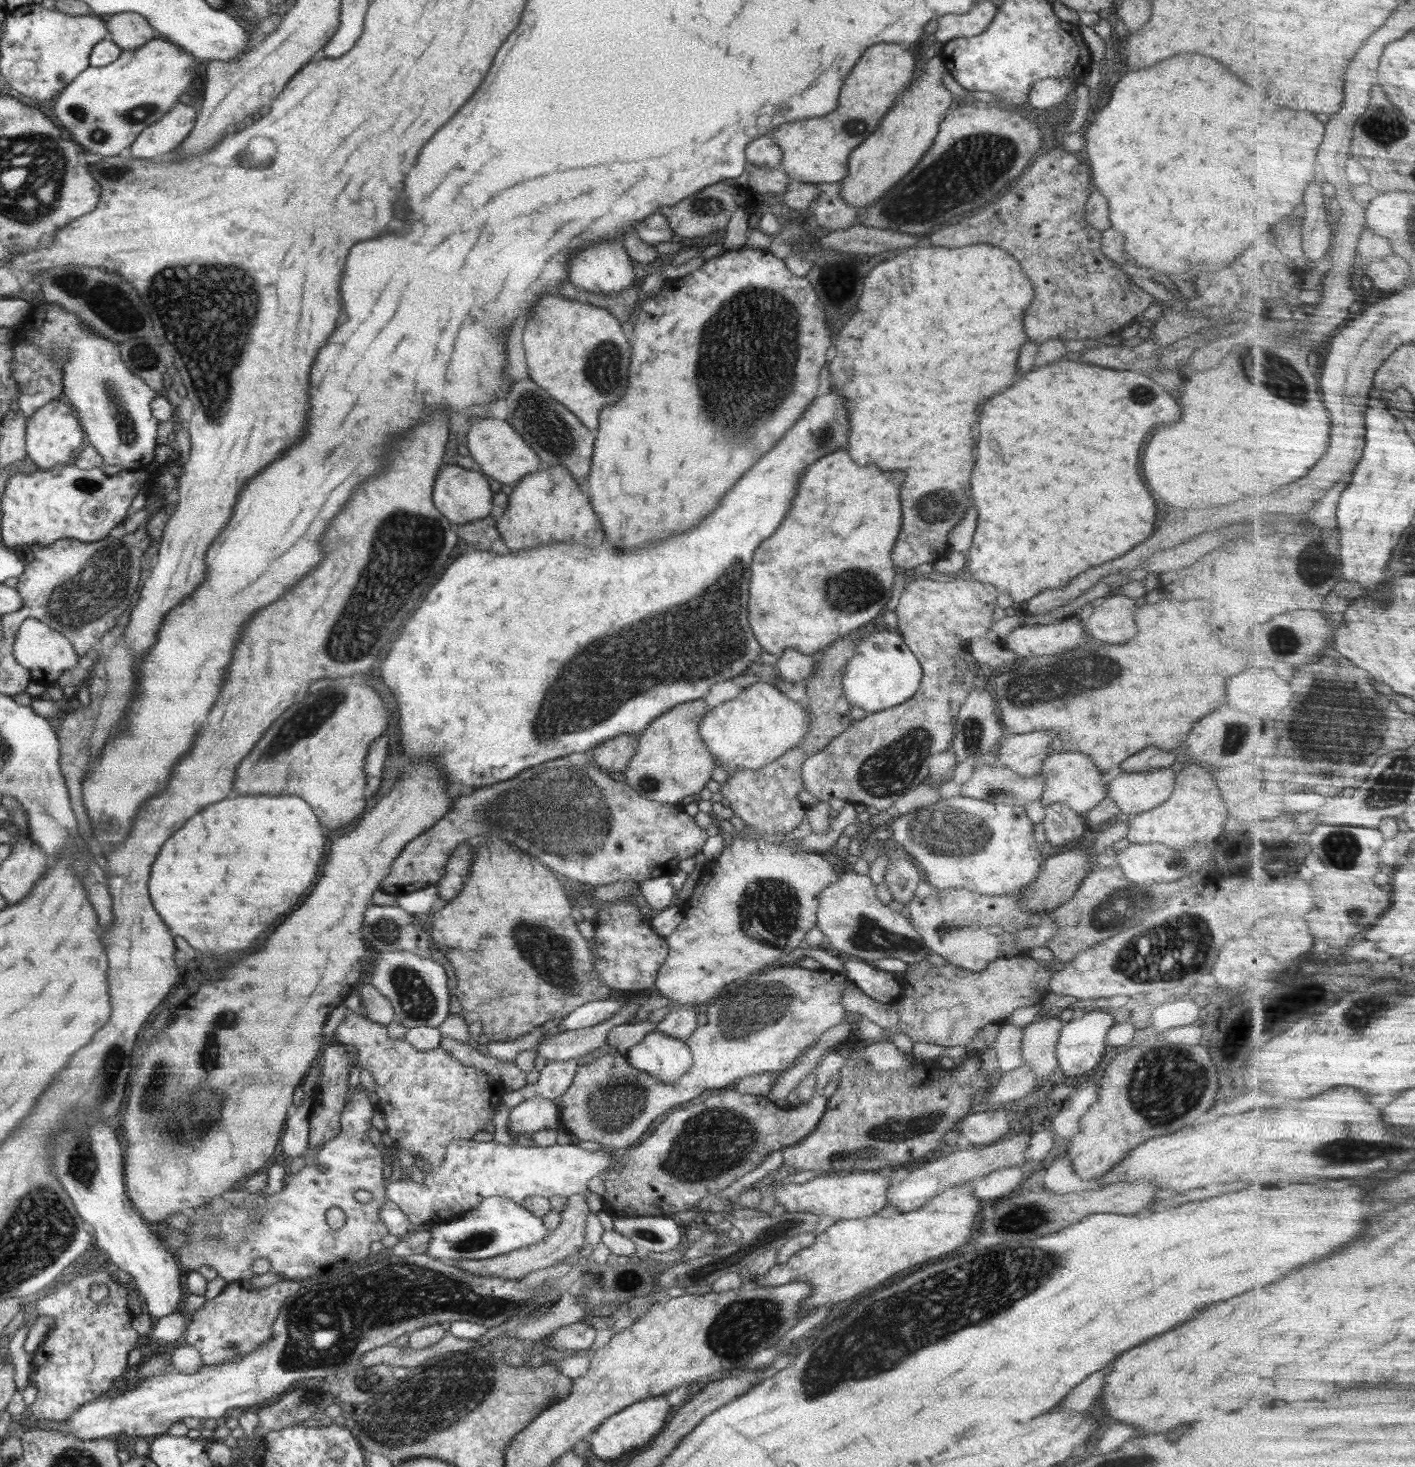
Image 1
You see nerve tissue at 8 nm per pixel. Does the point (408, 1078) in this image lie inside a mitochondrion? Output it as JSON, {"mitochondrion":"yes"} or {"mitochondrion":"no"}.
{"mitochondrion":"no"}

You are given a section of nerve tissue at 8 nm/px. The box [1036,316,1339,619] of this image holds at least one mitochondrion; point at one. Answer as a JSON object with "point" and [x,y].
{"point":[1283,376]}

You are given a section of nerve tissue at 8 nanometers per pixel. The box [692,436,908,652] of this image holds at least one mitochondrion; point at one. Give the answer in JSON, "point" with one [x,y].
{"point":[854,591]}

